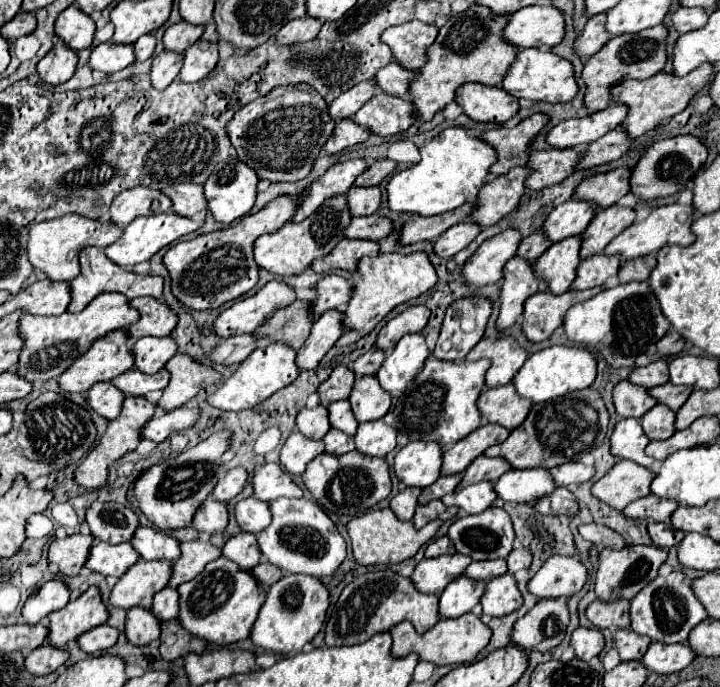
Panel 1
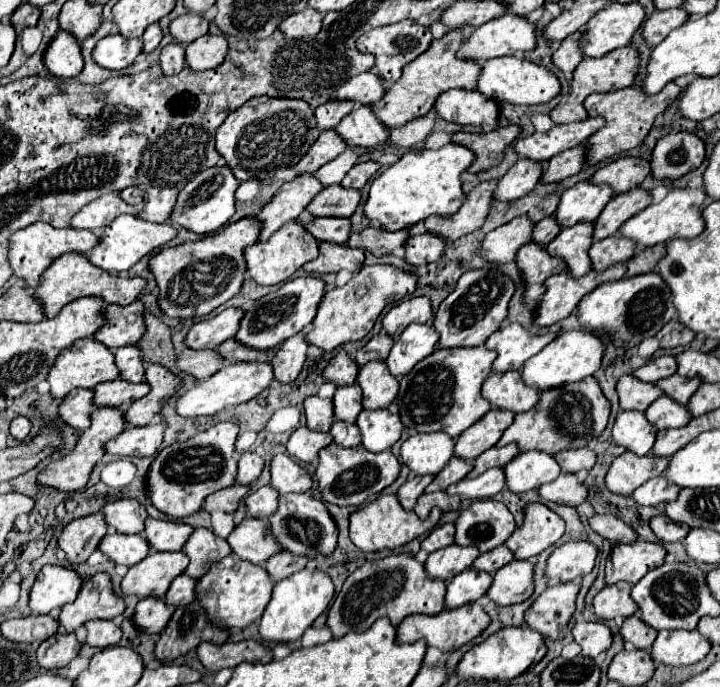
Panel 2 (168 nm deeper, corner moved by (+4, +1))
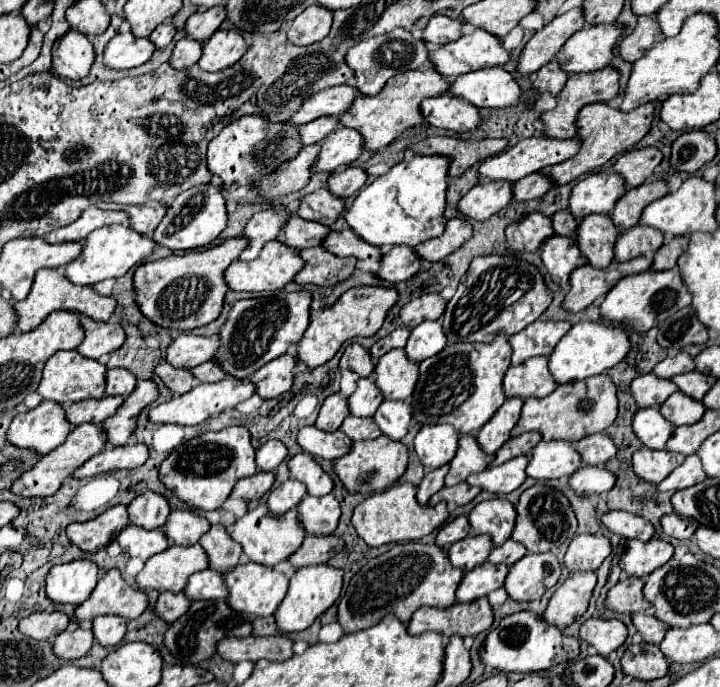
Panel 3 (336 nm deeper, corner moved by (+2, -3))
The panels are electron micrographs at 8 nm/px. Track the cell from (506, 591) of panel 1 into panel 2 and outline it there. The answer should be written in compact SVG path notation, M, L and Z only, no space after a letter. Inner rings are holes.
M512 560L508 566L502 566L494 574L494 582L488 588L486 596L498 606L520 604L534 590L532 574L534 574L534 564L530 564L528 560Z

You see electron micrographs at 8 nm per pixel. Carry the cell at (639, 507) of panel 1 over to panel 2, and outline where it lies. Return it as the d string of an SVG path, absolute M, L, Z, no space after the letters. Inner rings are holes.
M656 476L656 478L644 482L632 494L632 498L640 506L654 506L654 508L658 508L660 504L666 504L666 502L676 500L678 498L678 492L680 490L676 490L676 486L668 486L668 482L664 482L664 476Z

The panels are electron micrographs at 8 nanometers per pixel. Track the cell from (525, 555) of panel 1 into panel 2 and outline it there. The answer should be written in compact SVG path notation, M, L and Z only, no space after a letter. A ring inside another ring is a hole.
M544 504L526 506L526 520L506 542L516 560L528 560L552 546L564 534L564 522Z

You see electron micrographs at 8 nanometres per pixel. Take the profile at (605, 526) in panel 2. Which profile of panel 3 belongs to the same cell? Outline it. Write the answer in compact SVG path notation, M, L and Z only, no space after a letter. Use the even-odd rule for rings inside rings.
M612 510L606 512L600 522L608 526L614 534L620 534L624 538L638 538L638 540L650 540L654 536L654 526L636 514L624 512L624 510Z

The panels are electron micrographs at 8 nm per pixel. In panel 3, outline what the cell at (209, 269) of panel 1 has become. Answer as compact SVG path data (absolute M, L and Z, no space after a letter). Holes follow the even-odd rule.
M230 238L220 246L188 252L184 256L168 256L156 262L140 264L134 272L134 302L144 318L152 324L162 328L176 328L176 330L194 330L200 326L210 324L218 318L226 284L222 282L222 274L232 260L246 248L244 238Z

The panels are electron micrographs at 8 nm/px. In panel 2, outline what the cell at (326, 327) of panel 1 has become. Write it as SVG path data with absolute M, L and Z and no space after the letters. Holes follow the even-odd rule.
M300 332L292 338L288 338L282 348L278 350L276 358L272 360L272 368L276 370L276 380L280 382L292 382L302 372L302 366L306 362L306 350L308 350L306 334Z

